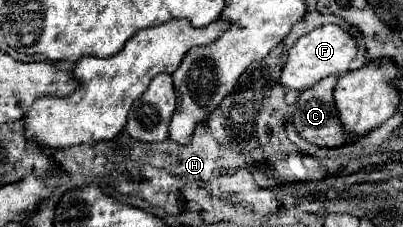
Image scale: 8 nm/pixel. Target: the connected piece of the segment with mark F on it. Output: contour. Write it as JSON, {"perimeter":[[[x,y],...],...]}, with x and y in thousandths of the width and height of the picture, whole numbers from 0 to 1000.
{"perimeter":[[[799,110],[769,137],[764,154],[744,163],[734,198],[720,216],[715,269],[700,304],[695,366],[710,374],[715,392],[754,401],[814,330],[834,330],[834,339],[854,330],[868,304],[868,278],[883,251],[883,233],[888,233],[883,163],[873,163],[864,137],[854,137],[839,110]]]}

